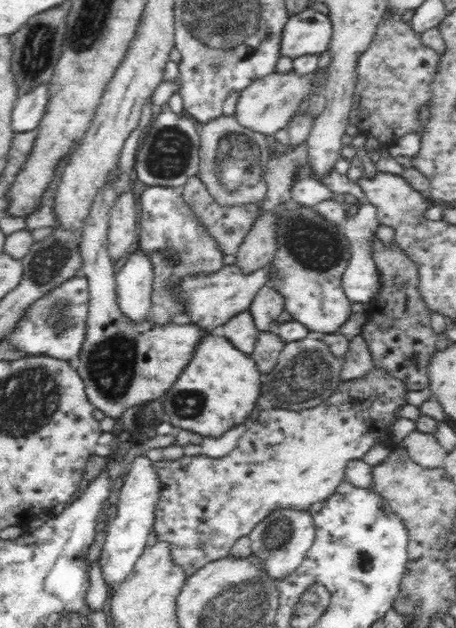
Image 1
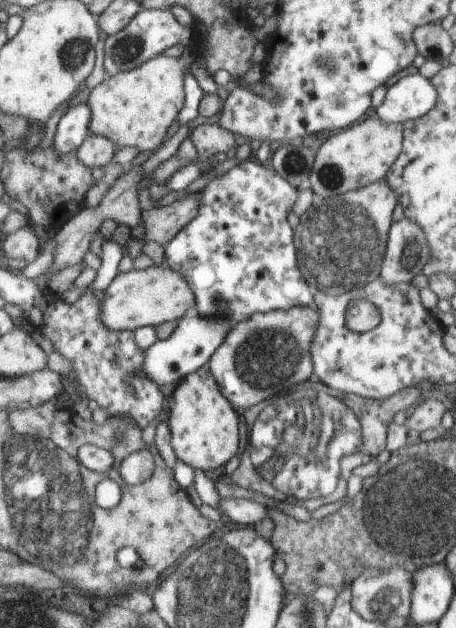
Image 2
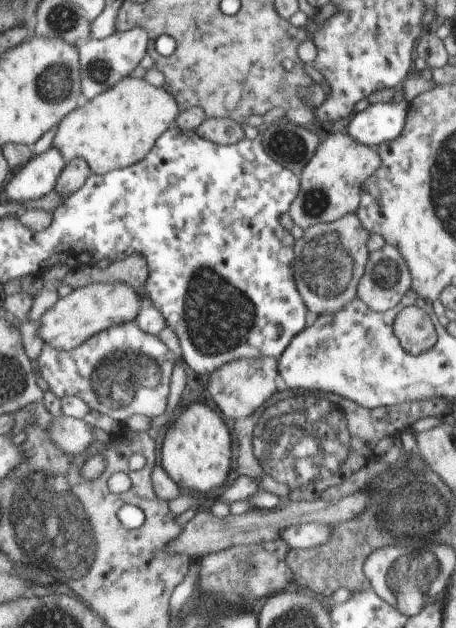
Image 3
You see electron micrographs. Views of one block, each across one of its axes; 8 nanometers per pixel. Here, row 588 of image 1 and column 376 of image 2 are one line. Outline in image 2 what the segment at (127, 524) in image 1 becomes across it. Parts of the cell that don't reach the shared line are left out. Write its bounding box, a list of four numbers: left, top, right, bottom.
[373,73,437,124]

